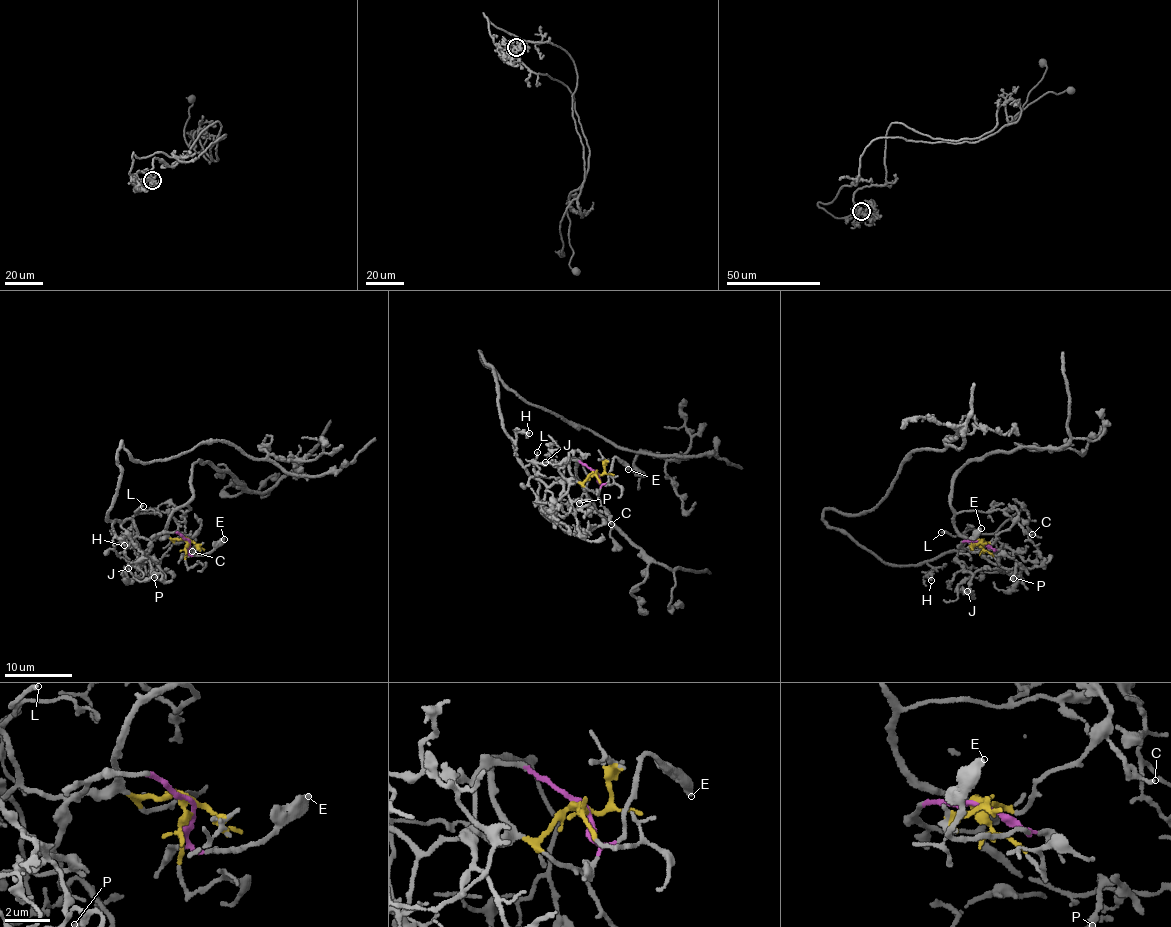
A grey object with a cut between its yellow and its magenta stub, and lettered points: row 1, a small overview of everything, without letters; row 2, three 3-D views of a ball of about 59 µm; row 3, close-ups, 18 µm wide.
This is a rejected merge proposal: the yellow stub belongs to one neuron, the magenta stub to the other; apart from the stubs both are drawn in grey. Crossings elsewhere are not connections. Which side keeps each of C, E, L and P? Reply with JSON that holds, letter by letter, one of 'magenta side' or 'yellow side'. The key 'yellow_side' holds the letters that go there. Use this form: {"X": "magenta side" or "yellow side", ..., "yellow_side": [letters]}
{"C": "yellow side", "E": "magenta side", "L": "yellow side", "P": "yellow side", "yellow_side": ["C", "L", "P"]}

